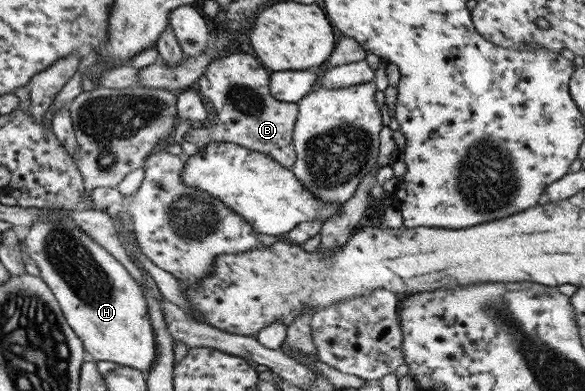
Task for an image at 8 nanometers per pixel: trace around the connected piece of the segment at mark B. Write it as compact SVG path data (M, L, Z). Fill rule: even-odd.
M231 54L213 59L204 68L203 74L199 76L196 83L199 96L205 97L204 100L211 102L216 112L216 119L209 128L200 127L200 124L199 126L193 125L185 133L184 140L192 142L199 149L207 148L210 143L216 141L238 144L243 149L266 154L277 164L289 169L296 157L292 145L292 130L296 119L297 105L296 103L285 103L270 95L268 89L269 75L269 70L265 69L257 58L253 58L249 54Z

